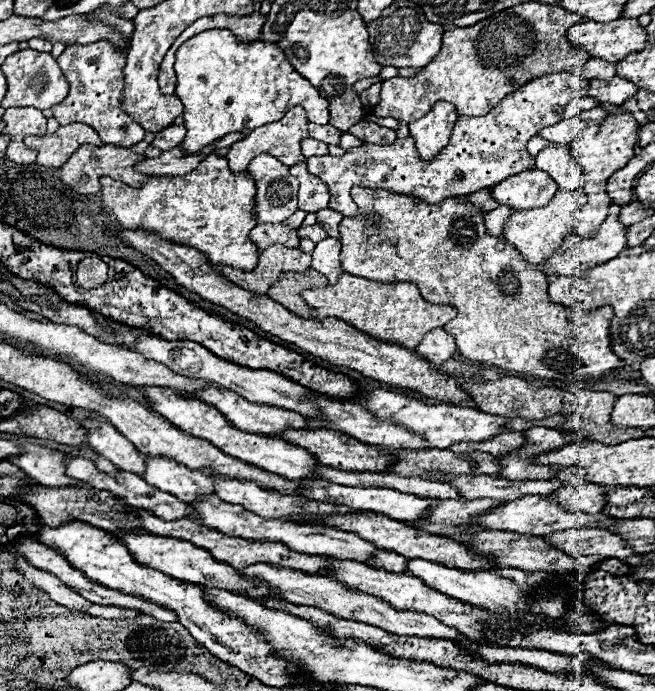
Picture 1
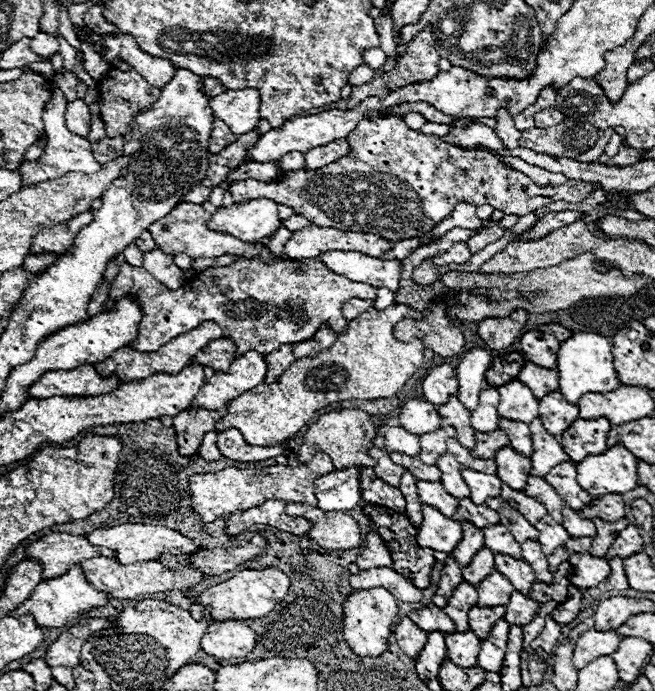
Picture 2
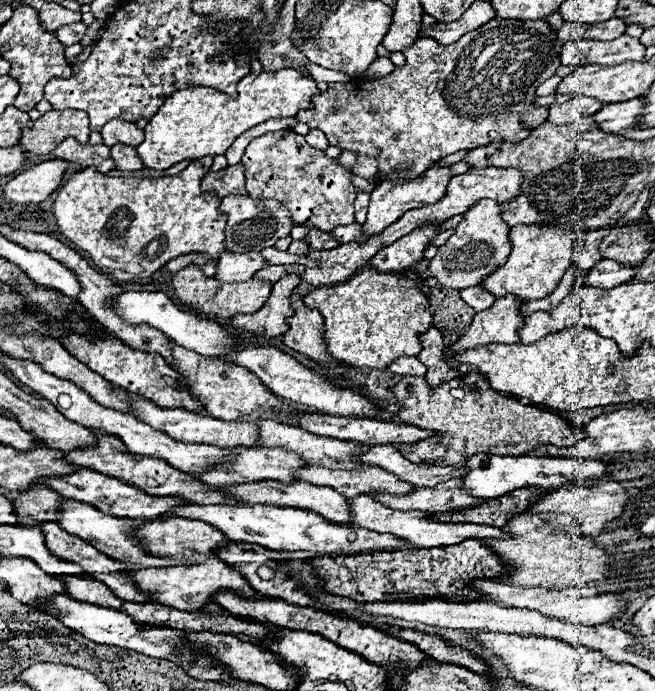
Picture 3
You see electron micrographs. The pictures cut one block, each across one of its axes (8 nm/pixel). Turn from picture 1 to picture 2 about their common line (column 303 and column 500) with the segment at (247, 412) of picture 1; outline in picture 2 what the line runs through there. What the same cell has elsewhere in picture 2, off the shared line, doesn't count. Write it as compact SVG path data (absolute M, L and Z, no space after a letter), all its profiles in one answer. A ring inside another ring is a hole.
M502 416L498 418L498 428L506 432L510 446L524 454L524 456L532 456L532 436L528 430L528 424L514 424L514 420L502 420Z

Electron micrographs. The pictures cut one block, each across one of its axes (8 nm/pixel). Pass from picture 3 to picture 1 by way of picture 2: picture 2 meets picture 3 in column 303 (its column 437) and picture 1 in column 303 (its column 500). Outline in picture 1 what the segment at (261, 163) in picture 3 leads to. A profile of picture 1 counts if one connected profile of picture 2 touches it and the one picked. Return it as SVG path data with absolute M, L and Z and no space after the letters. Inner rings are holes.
M304 162L294 164L290 168L290 174L300 180L300 190L298 190L298 208L300 210L310 214L310 212L318 212L328 206L330 196L328 196L326 184L320 178L316 178L314 174L310 174L306 170Z

